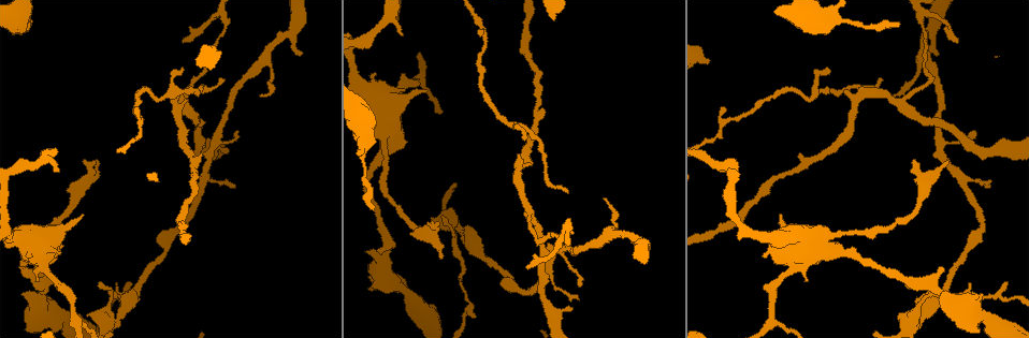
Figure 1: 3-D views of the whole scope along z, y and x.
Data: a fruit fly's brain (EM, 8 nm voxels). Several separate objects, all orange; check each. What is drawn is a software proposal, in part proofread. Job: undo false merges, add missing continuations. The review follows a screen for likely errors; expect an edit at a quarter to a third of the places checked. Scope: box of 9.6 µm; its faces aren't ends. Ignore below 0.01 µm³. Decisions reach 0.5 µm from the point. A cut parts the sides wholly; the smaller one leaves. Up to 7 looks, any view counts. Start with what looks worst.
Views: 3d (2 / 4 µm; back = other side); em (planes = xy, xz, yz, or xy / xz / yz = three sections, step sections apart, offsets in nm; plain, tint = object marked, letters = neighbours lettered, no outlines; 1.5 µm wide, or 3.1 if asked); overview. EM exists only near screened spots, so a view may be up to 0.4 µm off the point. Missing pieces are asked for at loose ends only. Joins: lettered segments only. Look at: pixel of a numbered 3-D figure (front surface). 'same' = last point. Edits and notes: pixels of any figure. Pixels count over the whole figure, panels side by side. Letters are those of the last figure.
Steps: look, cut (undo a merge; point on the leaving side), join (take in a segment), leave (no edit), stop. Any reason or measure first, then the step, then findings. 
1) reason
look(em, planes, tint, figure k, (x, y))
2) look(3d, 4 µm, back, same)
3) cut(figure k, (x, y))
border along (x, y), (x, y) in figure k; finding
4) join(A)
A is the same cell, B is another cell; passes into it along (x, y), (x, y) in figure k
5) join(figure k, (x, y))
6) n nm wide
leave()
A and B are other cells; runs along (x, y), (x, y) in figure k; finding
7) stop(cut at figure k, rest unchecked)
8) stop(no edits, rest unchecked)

thin end
look(em, planes, tint, figure 1, (524, 139))

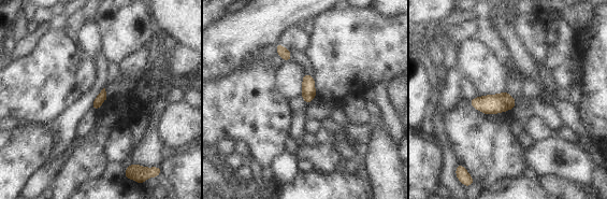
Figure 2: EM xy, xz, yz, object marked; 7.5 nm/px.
see the neighbours
look(em, planes, letters, same)

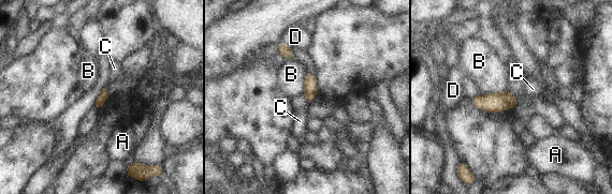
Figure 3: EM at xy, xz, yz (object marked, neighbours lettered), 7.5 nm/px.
70 nm wide
leave()
A, B, C and D are other cells; border along (508, 89), (483, 94) in figure 3; no lettered segment goes on from it

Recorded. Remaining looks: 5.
sharp bend
look(3d, 2 µm, figure 1, (922, 16))

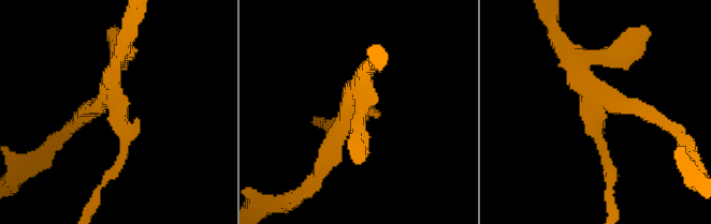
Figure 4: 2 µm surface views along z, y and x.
look(em, planes, letters, figure 4, (593, 104))

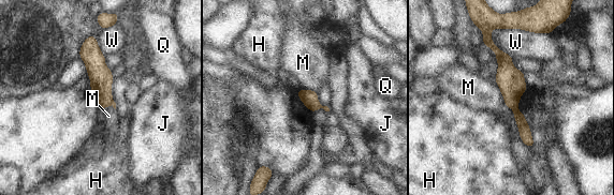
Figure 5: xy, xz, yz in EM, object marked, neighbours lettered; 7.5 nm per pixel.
cut(figure 5, (510, 80))
H, J, M, Q and W are other cells; border along (516, 106), (513, 109) in figure 5; two neurons meet here

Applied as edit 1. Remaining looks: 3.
redraw
look(overview)

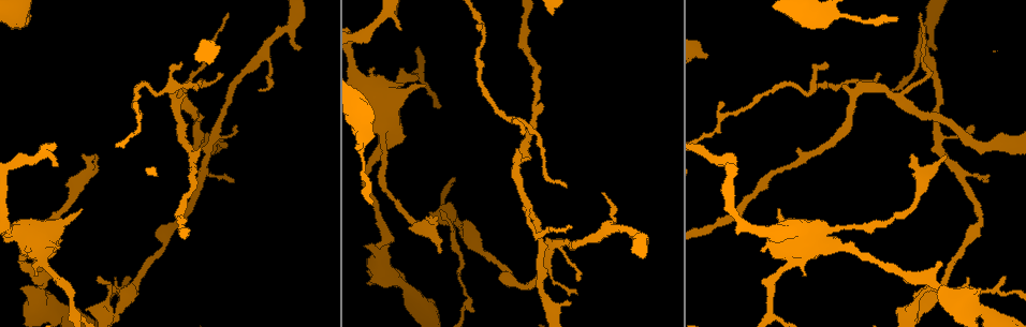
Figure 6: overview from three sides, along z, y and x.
sudden change in width
look(3d, 4 µm, figure 6, (362, 172))

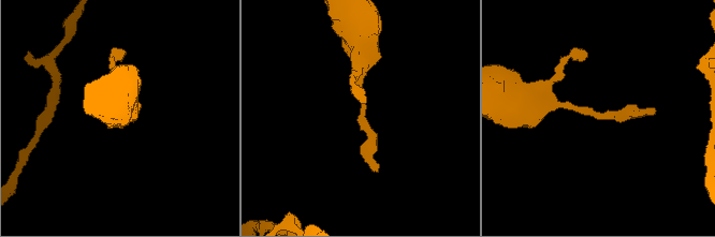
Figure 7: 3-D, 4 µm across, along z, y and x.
look(em, planes, letters, figure 7, (597, 112))

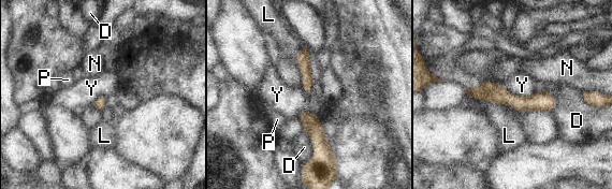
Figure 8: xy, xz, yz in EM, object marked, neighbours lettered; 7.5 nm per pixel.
80 nm wide
leave()
D, L, N, P and Y are other cells; runs along (469, 91), (553, 102) in figure 8; continuous, no second neuron

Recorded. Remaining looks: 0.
stop(cut at figure 5, rest unchecked)

